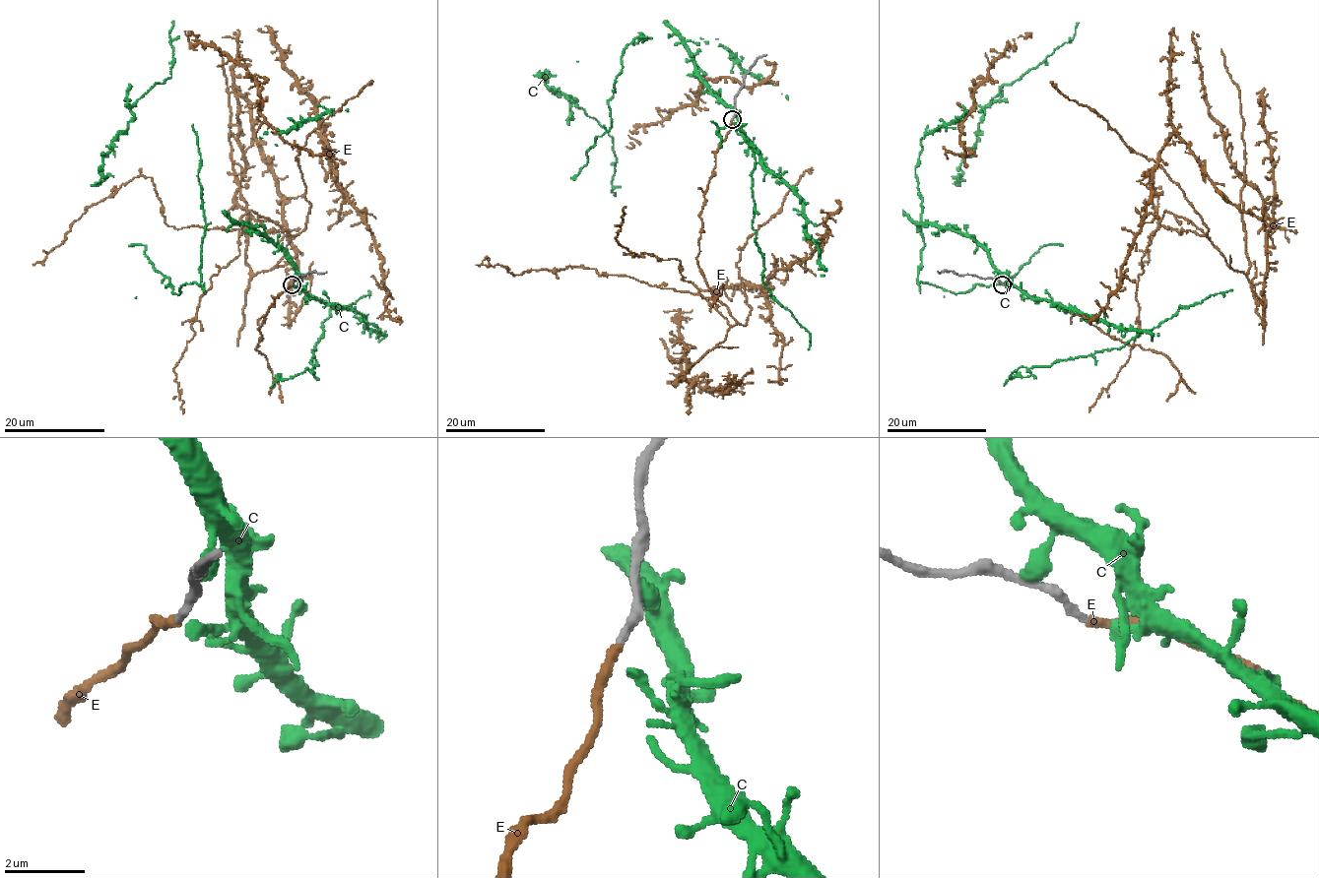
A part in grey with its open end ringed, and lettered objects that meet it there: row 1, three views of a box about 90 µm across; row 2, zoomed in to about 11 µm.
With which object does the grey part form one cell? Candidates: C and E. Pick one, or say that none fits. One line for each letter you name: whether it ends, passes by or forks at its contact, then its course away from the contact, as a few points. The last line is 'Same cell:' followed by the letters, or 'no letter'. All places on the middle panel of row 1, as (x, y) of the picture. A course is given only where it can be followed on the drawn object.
E: it ends
Same cell: E

